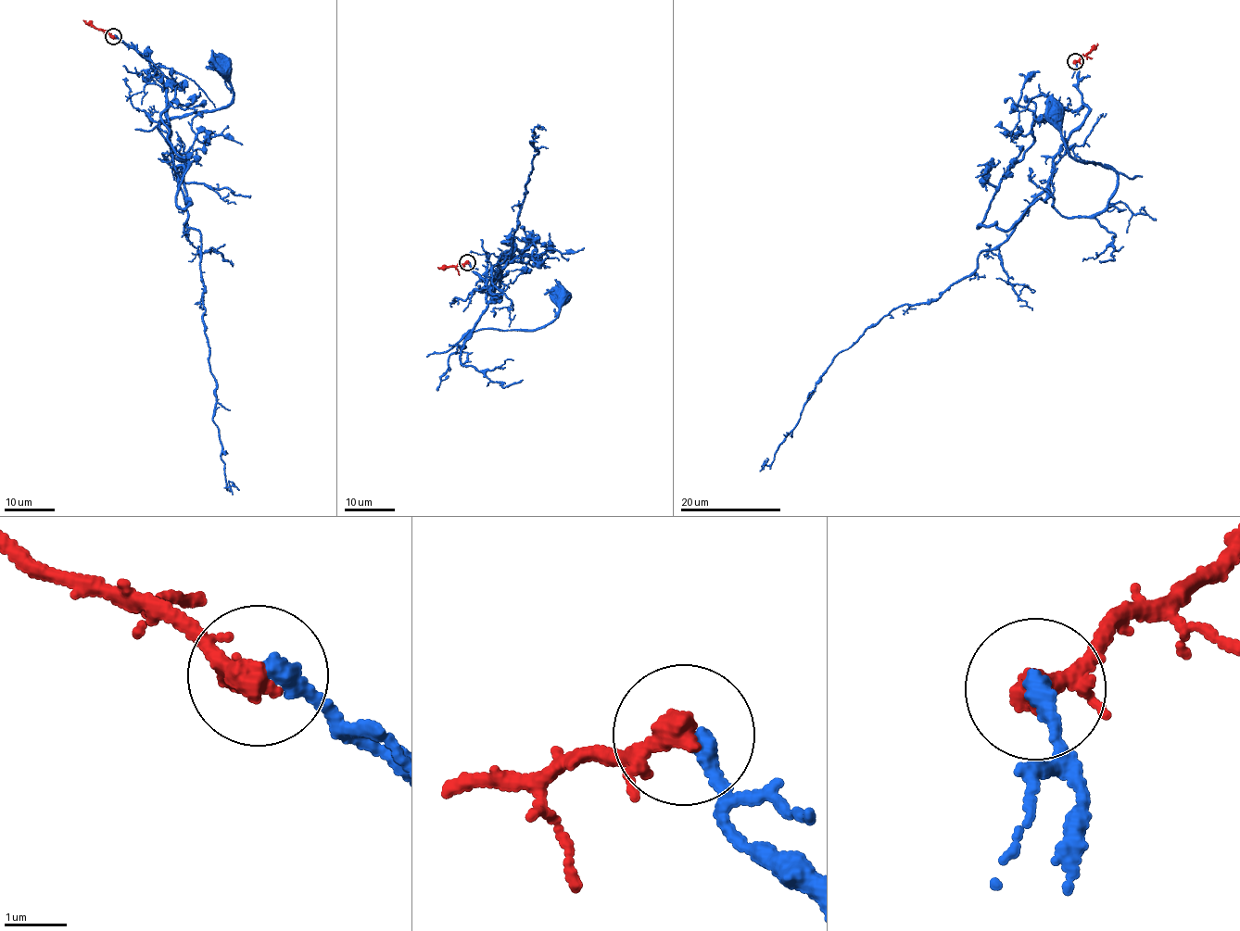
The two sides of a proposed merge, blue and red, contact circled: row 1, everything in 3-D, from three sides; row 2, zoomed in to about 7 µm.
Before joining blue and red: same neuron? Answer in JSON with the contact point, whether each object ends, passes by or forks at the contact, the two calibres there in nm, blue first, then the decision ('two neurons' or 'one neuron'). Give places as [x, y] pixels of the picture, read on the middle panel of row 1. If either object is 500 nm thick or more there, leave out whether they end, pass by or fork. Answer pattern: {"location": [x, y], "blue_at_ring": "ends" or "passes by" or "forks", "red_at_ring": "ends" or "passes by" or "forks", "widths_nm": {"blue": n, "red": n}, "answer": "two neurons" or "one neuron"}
{"location": [467, 262], "blue_at_ring": "ends", "red_at_ring": "passes by", "widths_nm": {"blue": 280, "red": 300}, "answer": "two neurons"}

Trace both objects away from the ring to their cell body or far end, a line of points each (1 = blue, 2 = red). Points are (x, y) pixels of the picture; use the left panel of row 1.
1: (113, 36), (160, 77), (169, 146), (185, 164), (181, 177), (158, 126), (224, 108), (233, 95), (221, 66)
2: (113, 36), (83, 19)

